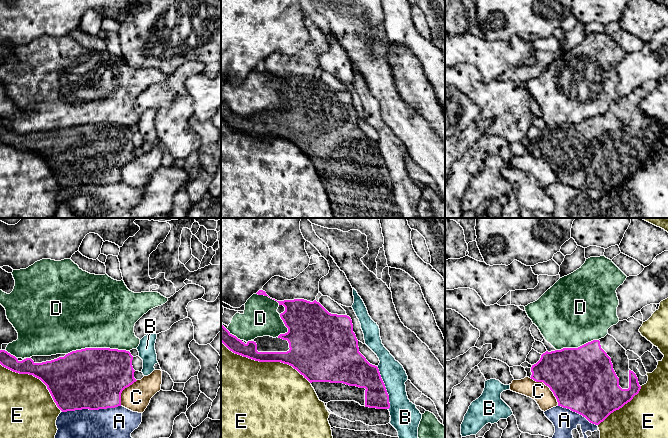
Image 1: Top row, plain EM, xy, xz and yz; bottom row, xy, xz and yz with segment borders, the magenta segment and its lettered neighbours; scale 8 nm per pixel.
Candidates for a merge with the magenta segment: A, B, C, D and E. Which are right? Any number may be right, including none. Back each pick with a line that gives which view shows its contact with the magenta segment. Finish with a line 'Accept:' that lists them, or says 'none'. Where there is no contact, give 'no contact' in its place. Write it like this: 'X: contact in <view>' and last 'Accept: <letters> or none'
Accept: none

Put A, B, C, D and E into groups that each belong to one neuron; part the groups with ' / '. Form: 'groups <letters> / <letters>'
groups A / B / C / D / E

